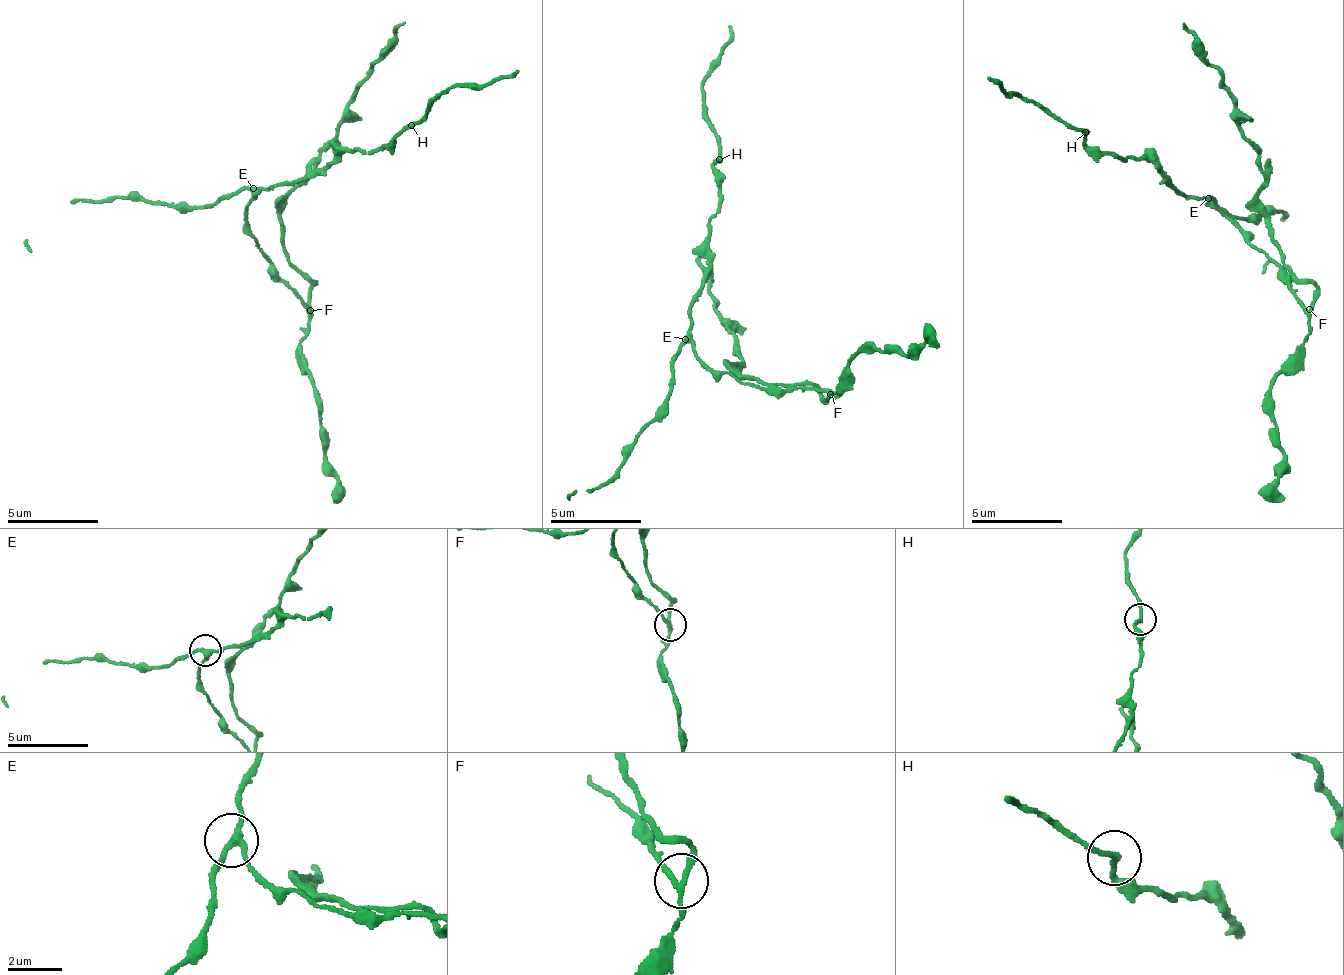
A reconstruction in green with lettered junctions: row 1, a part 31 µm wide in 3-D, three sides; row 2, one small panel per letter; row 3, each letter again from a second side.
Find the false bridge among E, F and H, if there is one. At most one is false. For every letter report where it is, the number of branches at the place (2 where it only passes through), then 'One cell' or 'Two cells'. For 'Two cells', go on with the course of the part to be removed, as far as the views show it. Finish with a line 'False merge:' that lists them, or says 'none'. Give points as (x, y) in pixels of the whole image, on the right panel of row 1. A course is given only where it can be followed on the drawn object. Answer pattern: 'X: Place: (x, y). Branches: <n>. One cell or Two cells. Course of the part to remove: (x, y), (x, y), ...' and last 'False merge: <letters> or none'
E: Place: (1208, 198). Branches: 3. One cell
F: Place: (1309, 309). Branches: 3. Two cells. Course of the part to remove: (1310, 308), (1312, 285), (1282, 259), (1258, 195), (1261, 162), (1243, 133), (1237, 105), (1183, 24)
H: Place: (1085, 132). Branches: 2. One cell
False merge: F

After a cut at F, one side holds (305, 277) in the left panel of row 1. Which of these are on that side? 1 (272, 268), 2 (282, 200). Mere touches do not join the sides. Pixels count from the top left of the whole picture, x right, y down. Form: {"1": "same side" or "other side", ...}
{"1": "other side", "2": "same side"}

